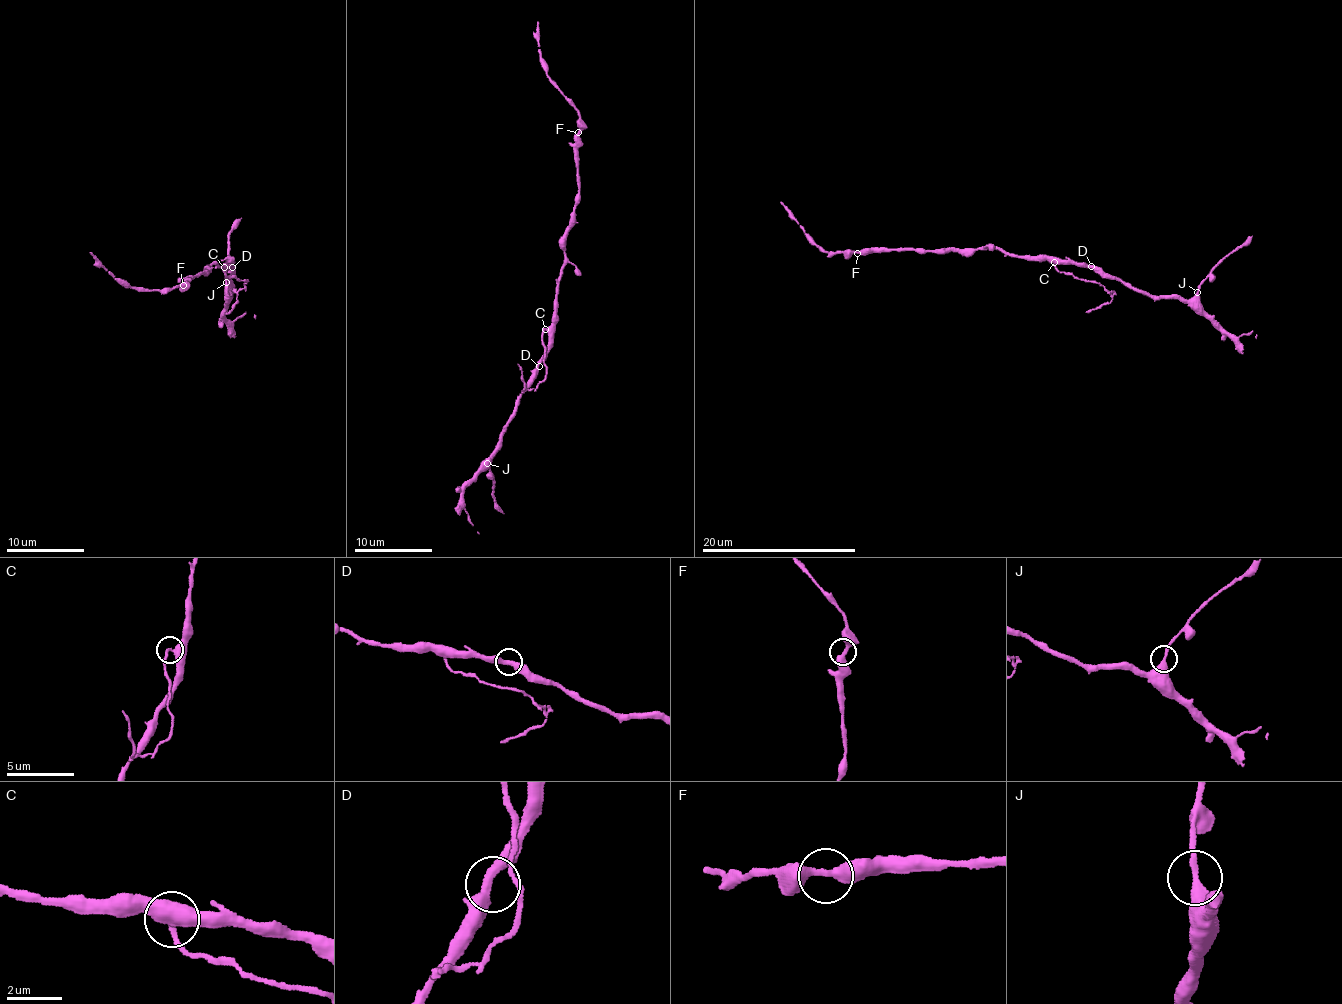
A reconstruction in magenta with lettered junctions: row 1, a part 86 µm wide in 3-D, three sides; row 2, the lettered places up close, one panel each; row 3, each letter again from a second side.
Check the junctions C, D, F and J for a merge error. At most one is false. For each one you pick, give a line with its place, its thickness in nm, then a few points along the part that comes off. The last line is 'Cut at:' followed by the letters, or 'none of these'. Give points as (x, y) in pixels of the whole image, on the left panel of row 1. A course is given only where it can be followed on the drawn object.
C: (224, 267) | 380 nm | (224, 267), (226, 276), (248, 280), (226, 313)
Cut at: C

